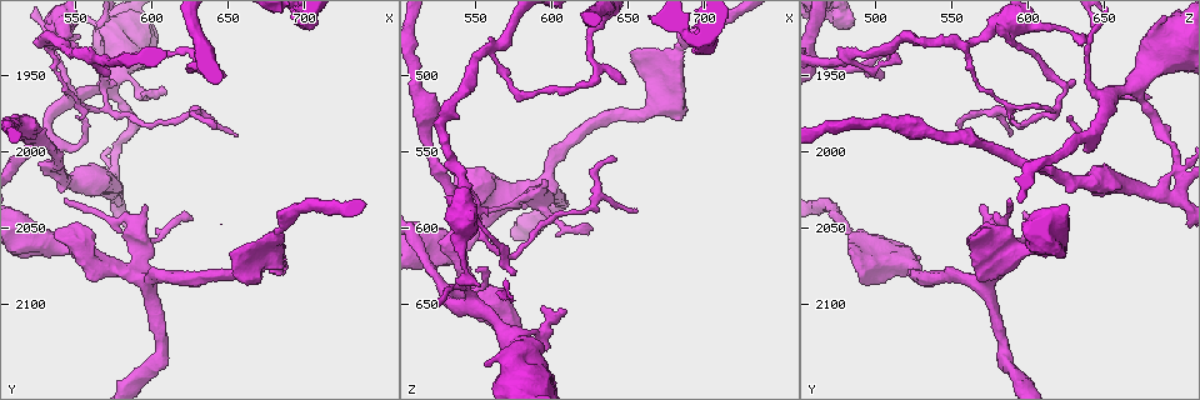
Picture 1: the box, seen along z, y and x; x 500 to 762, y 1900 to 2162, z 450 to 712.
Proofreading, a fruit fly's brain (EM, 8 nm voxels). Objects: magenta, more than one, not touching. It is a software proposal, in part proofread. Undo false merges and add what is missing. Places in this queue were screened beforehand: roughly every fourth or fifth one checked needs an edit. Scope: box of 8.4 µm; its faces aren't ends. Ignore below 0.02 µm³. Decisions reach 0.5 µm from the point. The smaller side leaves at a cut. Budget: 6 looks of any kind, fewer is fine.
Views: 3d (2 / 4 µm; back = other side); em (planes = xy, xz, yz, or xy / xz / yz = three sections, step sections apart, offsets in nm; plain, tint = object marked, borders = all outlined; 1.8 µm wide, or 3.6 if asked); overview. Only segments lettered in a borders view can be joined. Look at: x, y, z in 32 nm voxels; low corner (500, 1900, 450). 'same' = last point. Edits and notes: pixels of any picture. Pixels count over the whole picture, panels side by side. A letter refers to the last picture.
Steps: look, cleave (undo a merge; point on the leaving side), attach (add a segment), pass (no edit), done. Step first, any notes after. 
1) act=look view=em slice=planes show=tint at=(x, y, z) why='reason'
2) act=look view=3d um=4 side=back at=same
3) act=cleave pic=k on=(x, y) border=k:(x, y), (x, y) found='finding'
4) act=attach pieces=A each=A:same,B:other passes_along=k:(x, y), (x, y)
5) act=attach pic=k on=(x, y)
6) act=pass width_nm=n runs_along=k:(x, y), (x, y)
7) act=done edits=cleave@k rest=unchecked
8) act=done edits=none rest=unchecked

act=look view=em slice=planes show=tint at=(680, 2058, 492) why='narrows sharply'

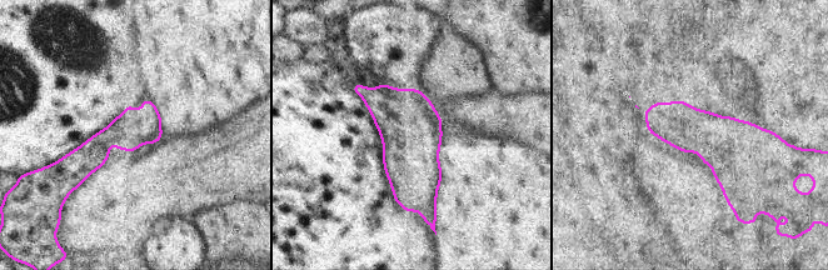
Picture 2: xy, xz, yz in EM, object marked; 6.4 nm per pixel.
act=look view=em slice=planes show=borders at=same why='see the neighbours'

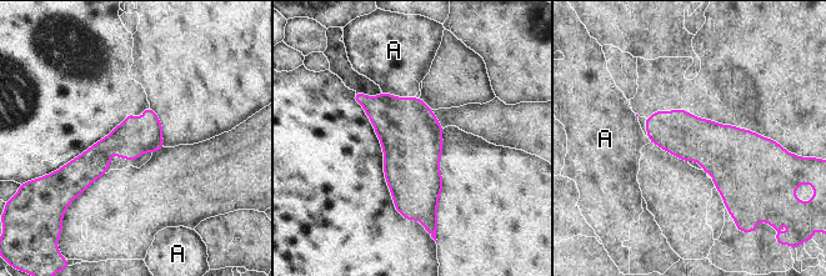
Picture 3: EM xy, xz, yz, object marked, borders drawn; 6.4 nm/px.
act=pass each=A:other runs_along=3:(151, 114), (69, 179) found='all the same neuron'

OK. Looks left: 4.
act=look view=3d um=2 at=(596, 2084, 572) why='sharp bend'

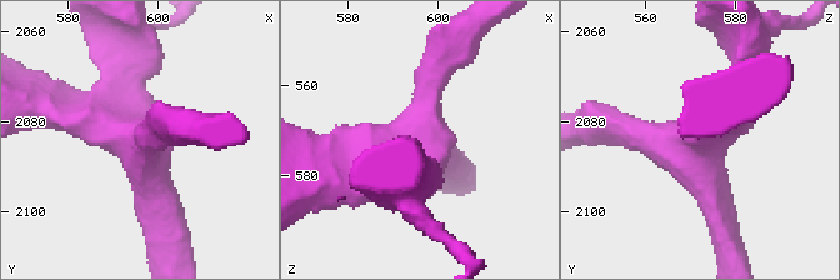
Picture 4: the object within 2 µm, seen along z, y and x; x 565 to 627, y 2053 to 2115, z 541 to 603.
act=look view=em slice=planes show=plain at=(595, 2084, 571) arms=3 arm_widths_nm=260,260,320

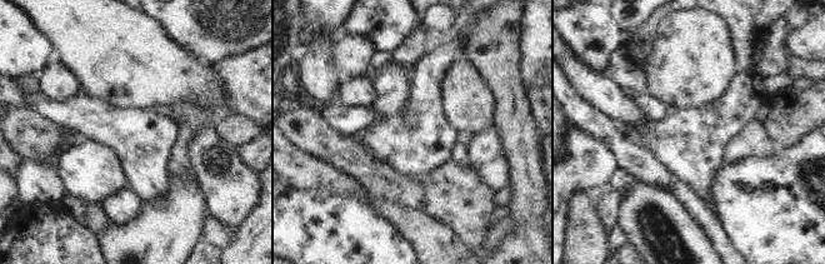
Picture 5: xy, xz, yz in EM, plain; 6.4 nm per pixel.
act=look view=em slice=planes show=borders at=same

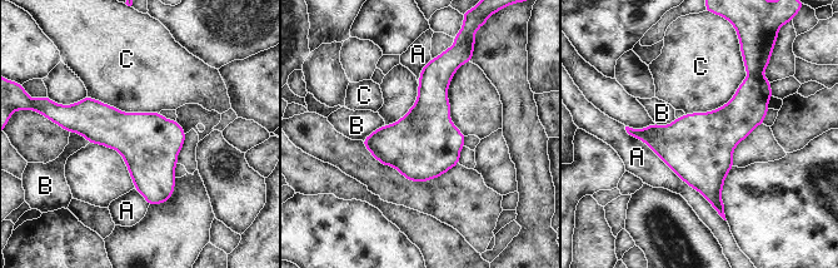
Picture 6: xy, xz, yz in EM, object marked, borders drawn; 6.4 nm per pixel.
act=cleave pic=6 on=(757, 36) width_nm=400 each=A:other,B:other,C:other border=6:(748, 74), (759, 75) found='a second neuron is stuck on'

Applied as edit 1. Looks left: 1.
act=done edits=cleave@6 rest=unchecked

